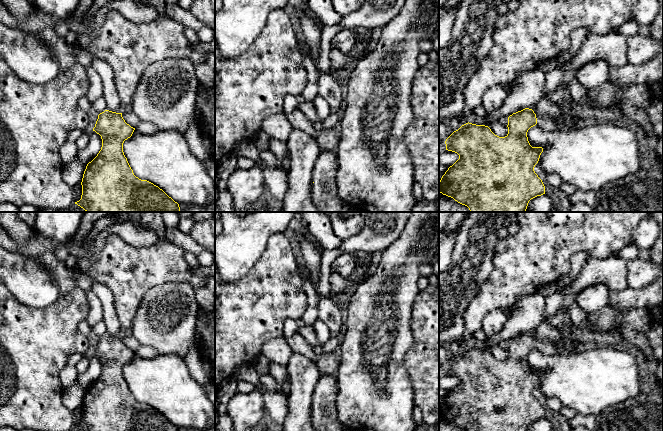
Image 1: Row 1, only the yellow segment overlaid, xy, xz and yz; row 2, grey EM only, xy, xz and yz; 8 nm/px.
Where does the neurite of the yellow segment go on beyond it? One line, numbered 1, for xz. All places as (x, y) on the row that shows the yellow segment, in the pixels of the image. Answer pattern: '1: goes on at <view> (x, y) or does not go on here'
1: does not go on here

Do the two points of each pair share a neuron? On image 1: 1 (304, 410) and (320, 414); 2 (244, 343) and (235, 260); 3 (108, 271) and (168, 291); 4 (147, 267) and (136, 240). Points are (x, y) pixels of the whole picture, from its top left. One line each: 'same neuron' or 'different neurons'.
1: different neurons
2: different neurons
3: different neurons
4: different neurons

